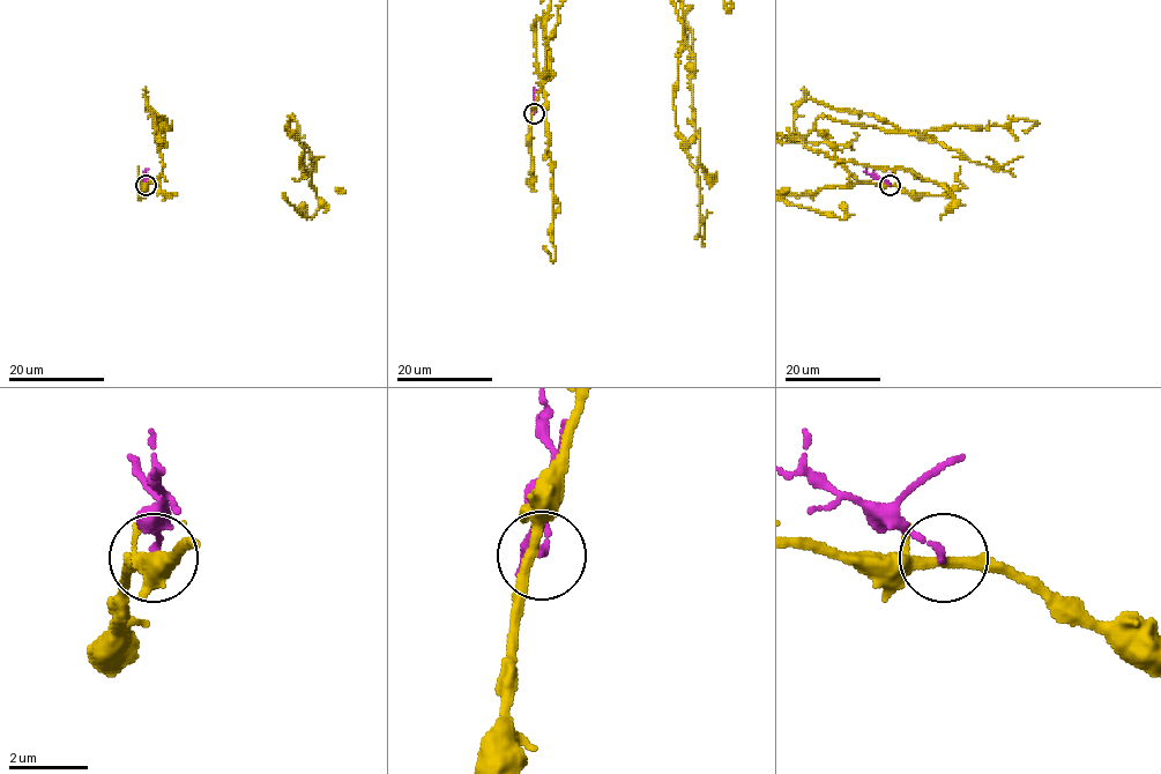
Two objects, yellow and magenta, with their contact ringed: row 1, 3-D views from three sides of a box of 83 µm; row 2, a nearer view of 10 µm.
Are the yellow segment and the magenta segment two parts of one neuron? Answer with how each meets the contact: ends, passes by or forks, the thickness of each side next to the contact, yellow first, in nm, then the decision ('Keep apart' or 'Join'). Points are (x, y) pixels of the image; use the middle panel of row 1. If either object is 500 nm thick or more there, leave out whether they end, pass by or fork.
At the ring yellow passes by. At the ring magenta ends. Thickness 280 nm (yellow) against 160 nm. Keep apart

